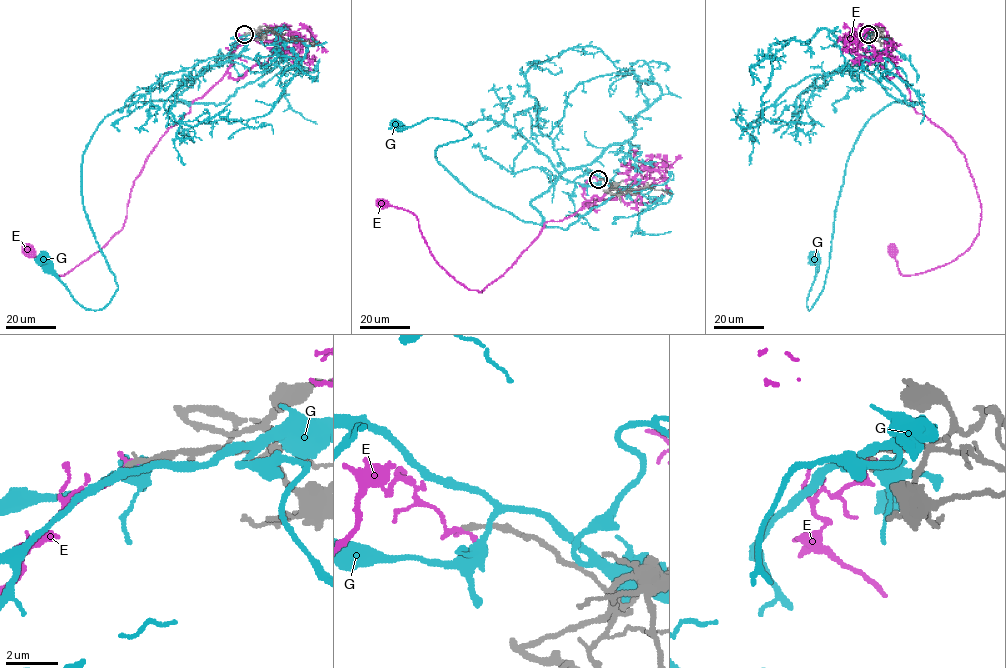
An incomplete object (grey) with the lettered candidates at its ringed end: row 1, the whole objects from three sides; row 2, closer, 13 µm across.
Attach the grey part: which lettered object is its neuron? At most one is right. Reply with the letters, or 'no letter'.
no letter

